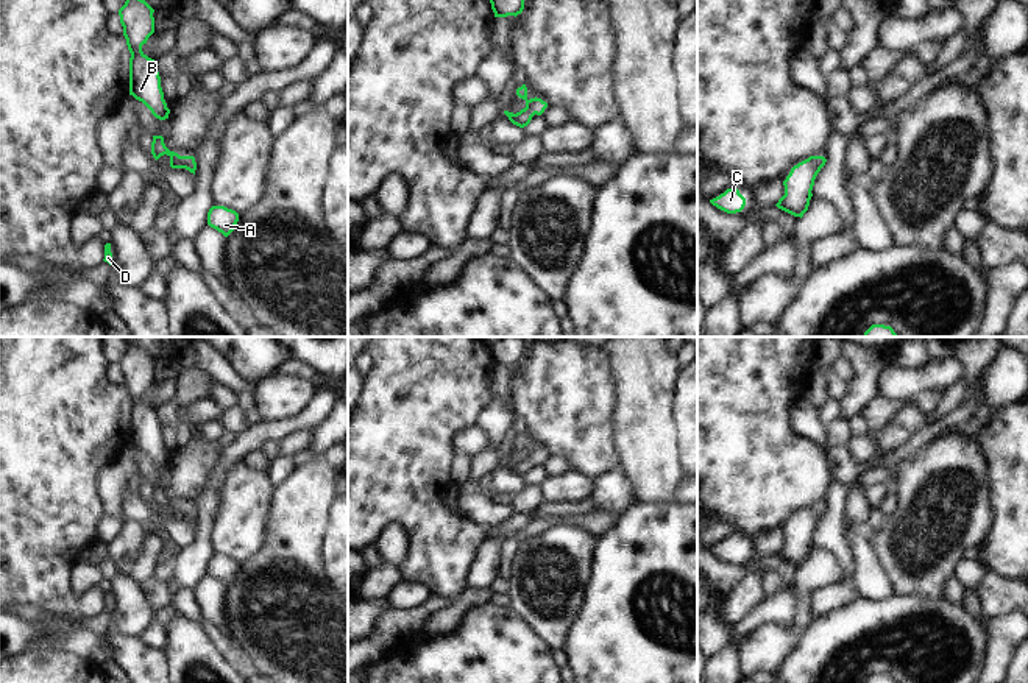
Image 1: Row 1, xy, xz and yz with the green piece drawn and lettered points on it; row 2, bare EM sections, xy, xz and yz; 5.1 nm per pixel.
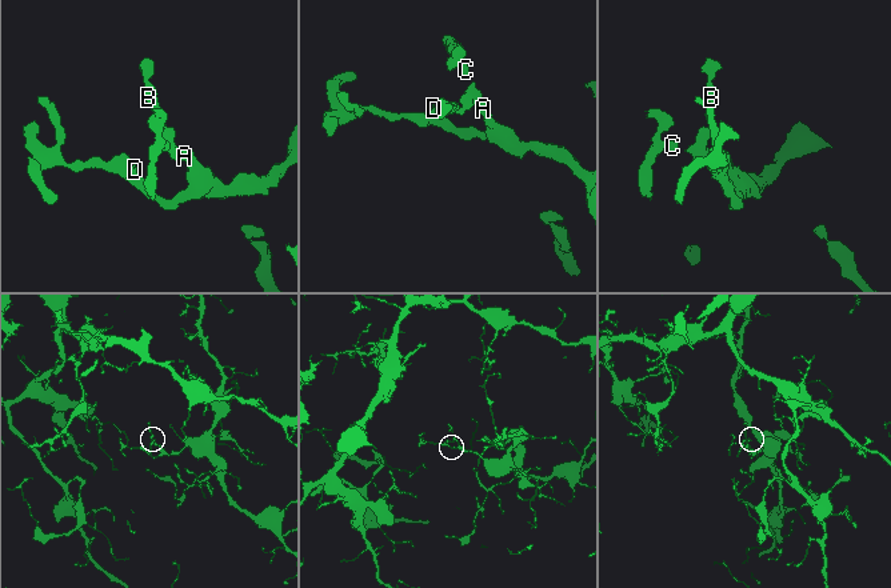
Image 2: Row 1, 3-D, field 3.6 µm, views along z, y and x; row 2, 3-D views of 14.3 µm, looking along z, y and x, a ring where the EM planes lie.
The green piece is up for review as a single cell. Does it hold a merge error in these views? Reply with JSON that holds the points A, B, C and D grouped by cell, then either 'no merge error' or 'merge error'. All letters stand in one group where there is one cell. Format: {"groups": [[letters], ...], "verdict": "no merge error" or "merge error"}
{"groups": [["A", "B", "C", "D"]], "verdict": "no merge error"}

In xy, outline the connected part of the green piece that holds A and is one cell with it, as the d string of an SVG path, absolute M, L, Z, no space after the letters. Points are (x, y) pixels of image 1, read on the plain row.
M212 555L207 561L207 574L228 586L239 571L239 563L225 555Z

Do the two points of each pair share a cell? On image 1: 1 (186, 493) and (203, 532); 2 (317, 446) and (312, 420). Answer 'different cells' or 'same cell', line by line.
1: different cells
2: different cells

